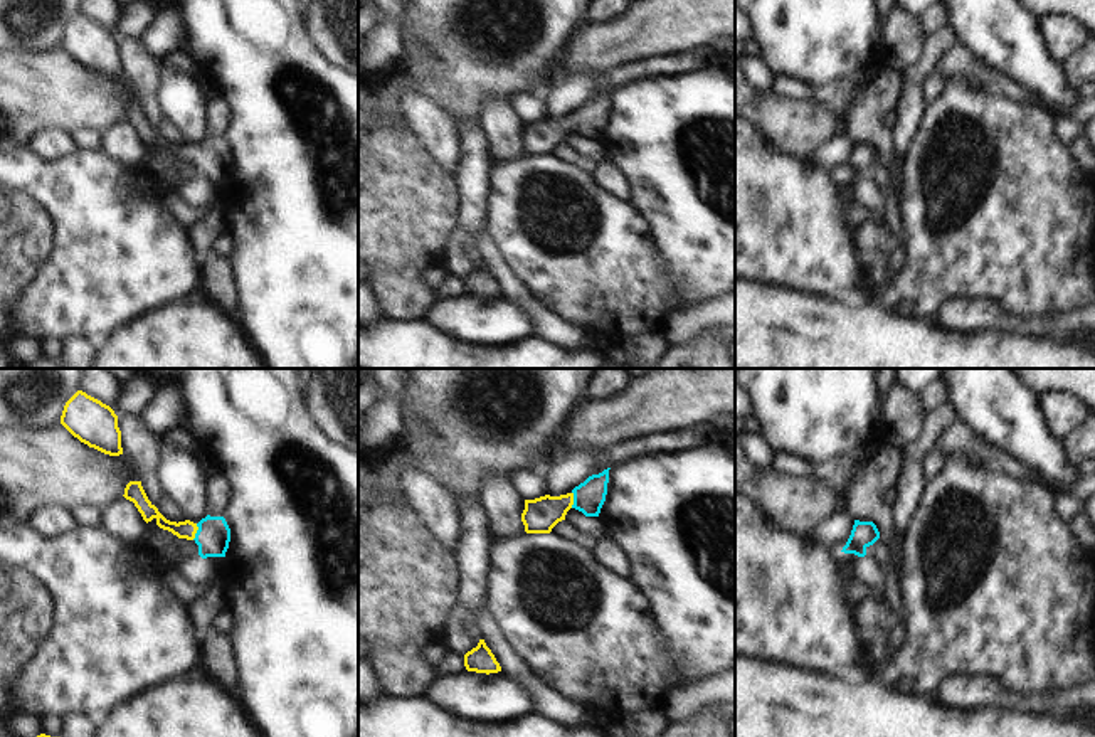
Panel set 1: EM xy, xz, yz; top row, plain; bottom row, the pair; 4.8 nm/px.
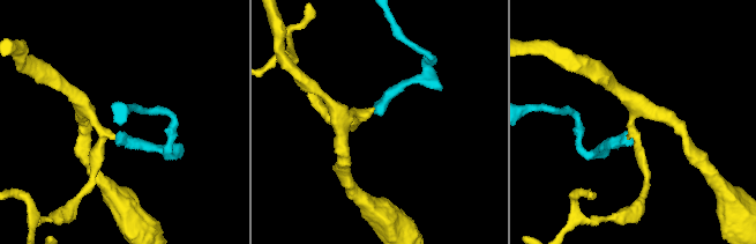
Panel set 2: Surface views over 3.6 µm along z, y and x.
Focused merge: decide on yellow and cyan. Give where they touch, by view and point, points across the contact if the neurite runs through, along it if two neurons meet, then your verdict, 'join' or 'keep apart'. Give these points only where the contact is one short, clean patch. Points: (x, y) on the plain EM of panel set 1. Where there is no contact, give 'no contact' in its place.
xy (195, 155) | across xy (187, 152), (195, 155), (206, 155), (212, 160) | join

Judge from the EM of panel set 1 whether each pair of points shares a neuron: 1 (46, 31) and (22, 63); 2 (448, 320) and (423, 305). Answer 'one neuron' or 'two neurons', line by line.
1: two neurons
2: two neurons

